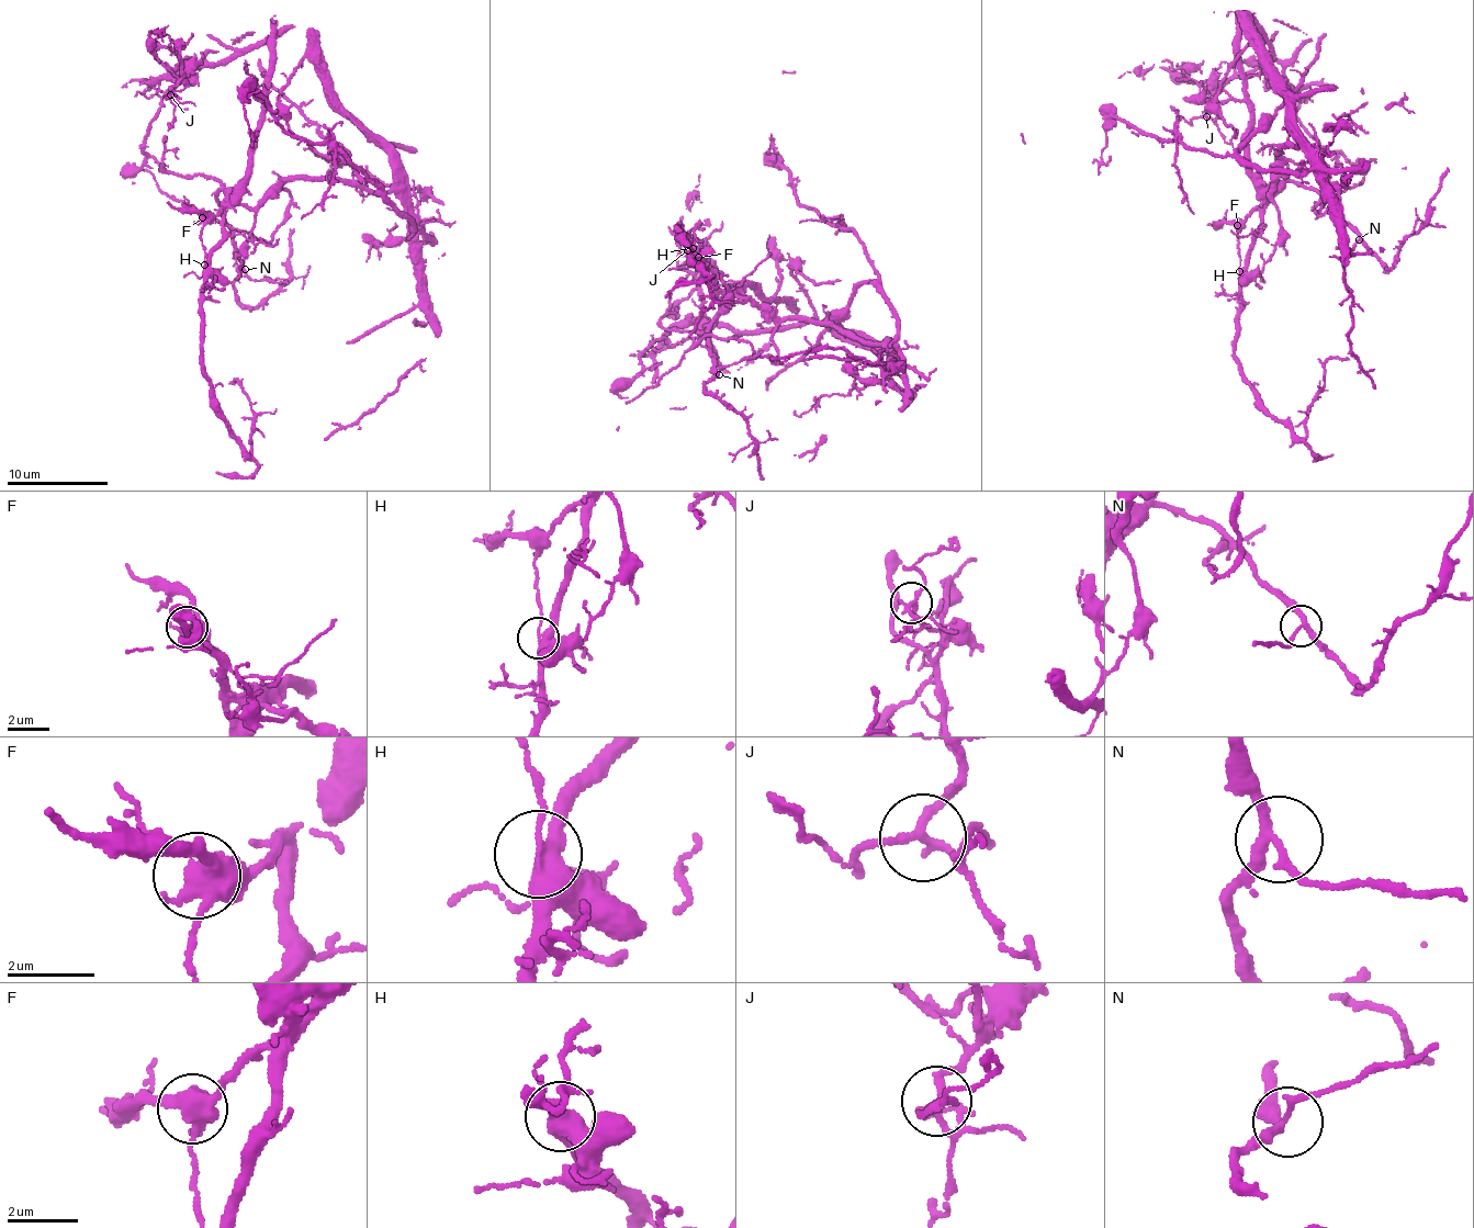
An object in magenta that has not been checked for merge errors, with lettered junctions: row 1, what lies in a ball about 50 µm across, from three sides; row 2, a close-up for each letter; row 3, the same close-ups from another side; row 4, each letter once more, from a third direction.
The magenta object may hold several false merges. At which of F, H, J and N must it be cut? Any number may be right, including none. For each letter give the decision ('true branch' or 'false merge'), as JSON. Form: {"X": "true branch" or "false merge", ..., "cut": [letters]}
{"F": "true branch", "H": "false merge", "J": "true branch", "N": "true branch", "cut": ["H"]}

